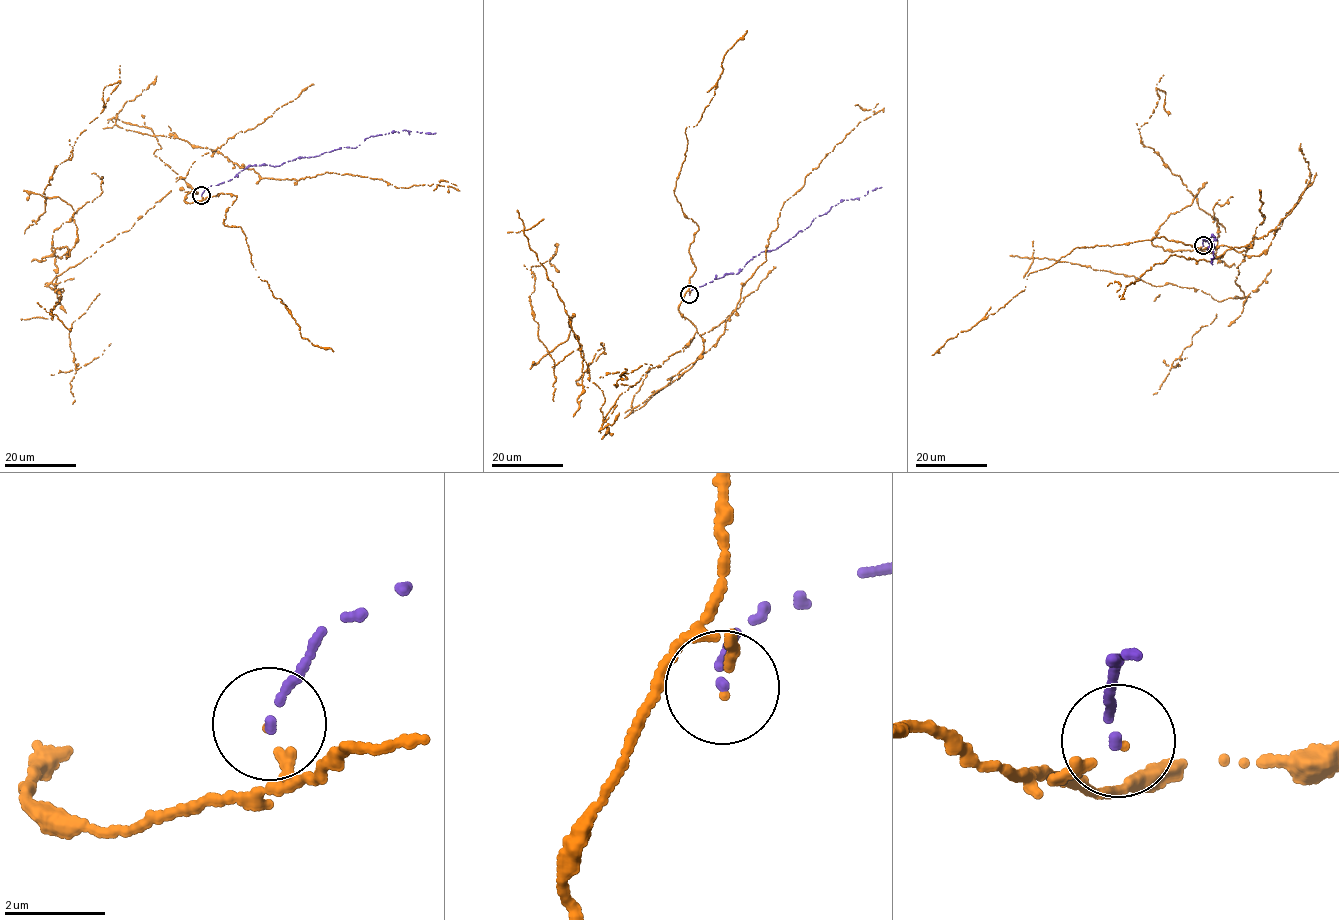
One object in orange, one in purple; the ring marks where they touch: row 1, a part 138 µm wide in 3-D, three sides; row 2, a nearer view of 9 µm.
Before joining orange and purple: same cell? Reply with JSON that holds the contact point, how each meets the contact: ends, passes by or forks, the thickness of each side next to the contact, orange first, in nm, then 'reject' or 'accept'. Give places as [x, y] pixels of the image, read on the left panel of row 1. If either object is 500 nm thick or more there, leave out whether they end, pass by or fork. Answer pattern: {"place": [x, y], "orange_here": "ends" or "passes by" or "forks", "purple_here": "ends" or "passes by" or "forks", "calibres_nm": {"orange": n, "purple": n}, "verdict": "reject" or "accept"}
{"place": [201, 195], "orange_here": "ends", "purple_here": "ends", "calibres_nm": {"orange": 130, "purple": 150}, "verdict": "reject"}

